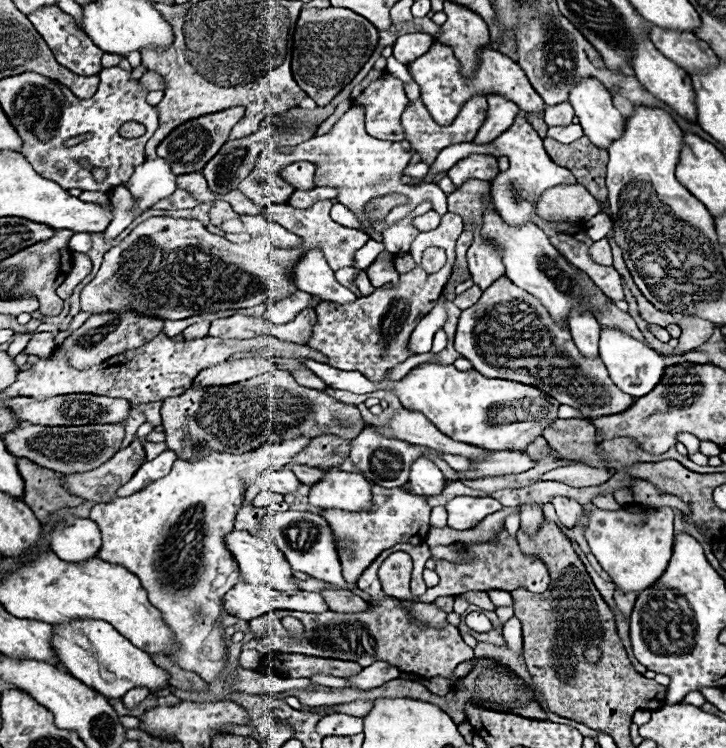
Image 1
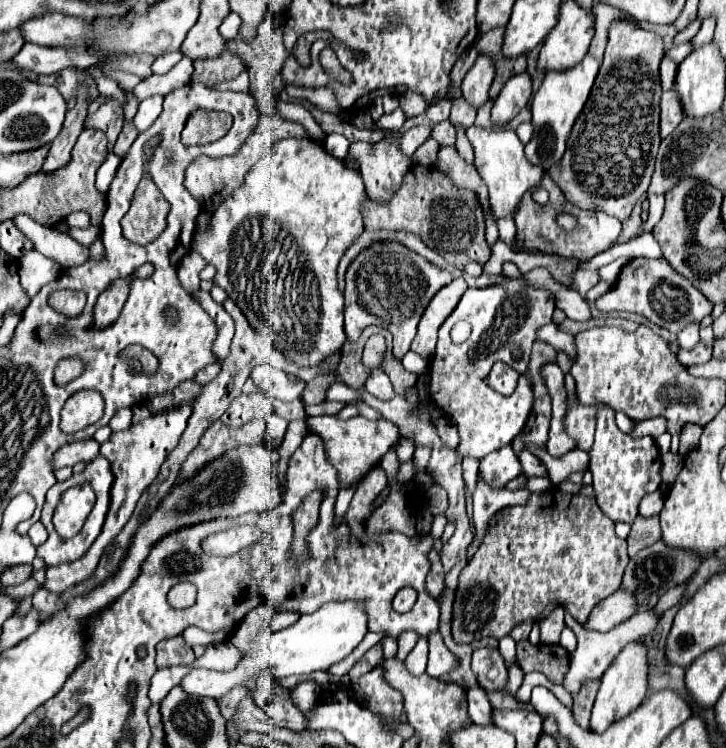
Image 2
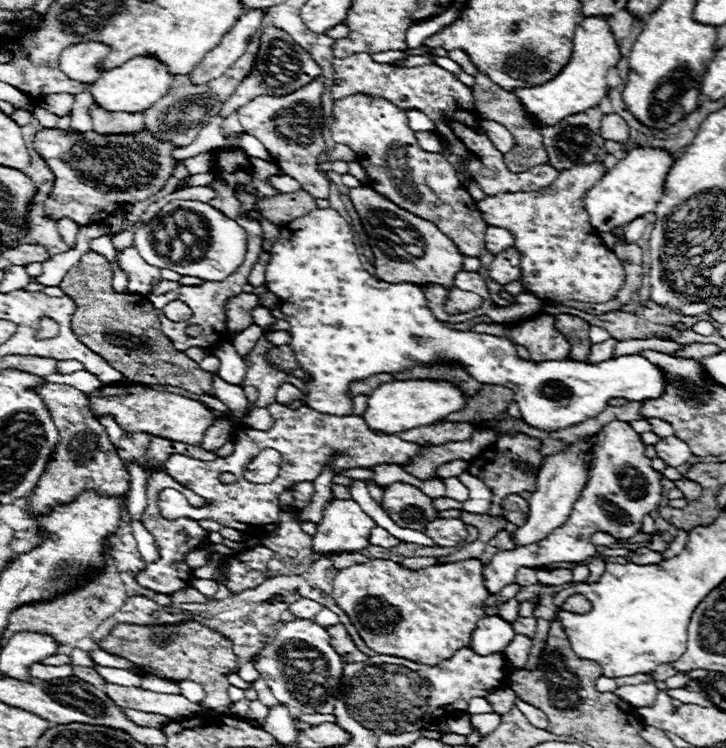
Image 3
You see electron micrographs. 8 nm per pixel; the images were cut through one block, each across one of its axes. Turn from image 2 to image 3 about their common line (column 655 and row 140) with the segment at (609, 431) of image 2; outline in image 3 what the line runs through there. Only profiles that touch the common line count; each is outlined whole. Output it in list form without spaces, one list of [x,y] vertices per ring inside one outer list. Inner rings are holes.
[[[362,52],[358,56],[336,58],[332,62],[334,68],[334,84],[332,84],[332,100],[342,100],[352,94],[368,94],[376,98],[376,90],[388,92],[388,100],[402,110],[420,110],[424,112],[436,126],[436,136],[446,144],[442,156],[454,166],[458,180],[466,180],[466,172],[474,178],[474,182],[482,188],[484,194],[498,192],[534,192],[546,188],[558,178],[558,170],[540,164],[528,172],[510,172],[504,164],[502,154],[494,148],[488,134],[480,128],[480,116],[474,108],[472,90],[462,84],[452,72],[440,66],[414,66],[414,68],[394,68],[390,64],[374,62],[370,54]]]

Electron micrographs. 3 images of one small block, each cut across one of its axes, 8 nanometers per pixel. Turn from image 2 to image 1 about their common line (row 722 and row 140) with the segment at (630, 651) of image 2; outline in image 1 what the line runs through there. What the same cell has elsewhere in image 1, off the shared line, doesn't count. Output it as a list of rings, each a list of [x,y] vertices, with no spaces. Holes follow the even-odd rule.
[[[582,78],[570,88],[568,102],[574,106],[584,136],[590,138],[598,148],[608,148],[612,140],[620,138],[624,130],[622,114],[612,106],[610,92],[602,82],[592,78]]]

